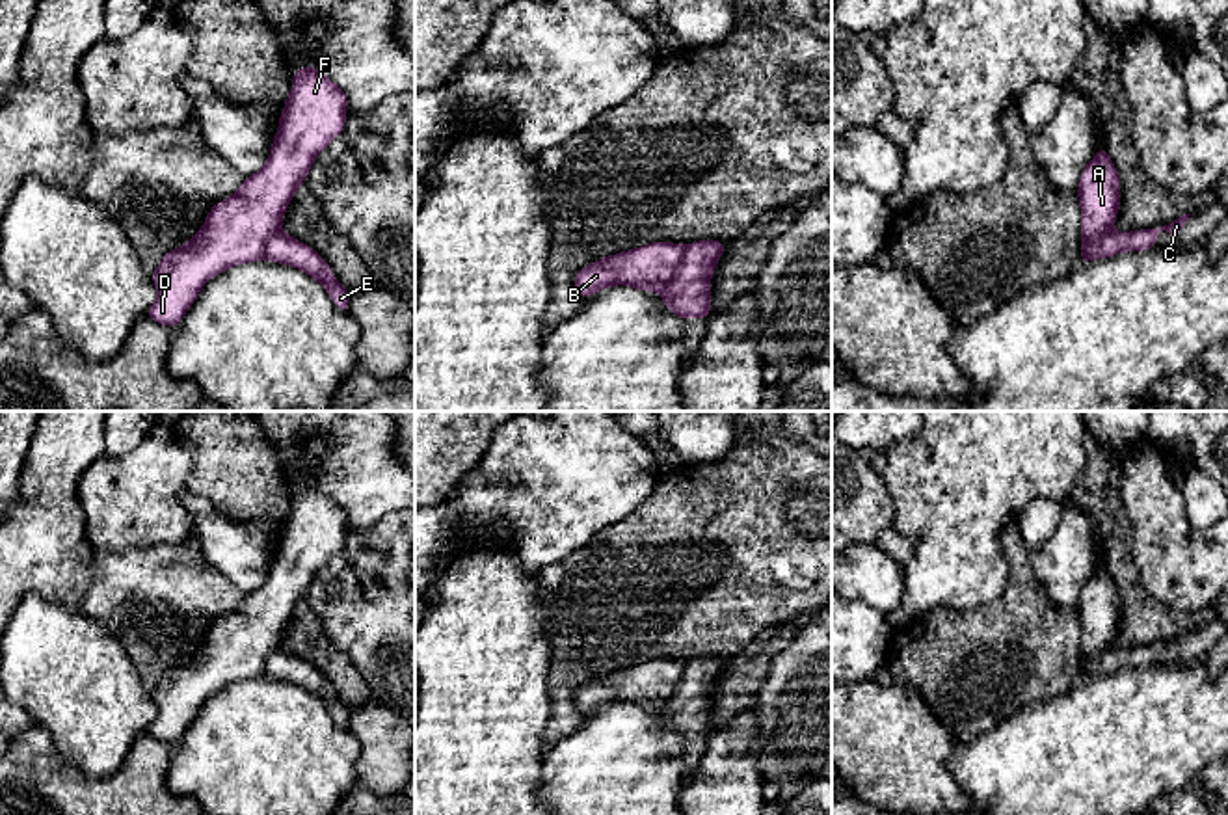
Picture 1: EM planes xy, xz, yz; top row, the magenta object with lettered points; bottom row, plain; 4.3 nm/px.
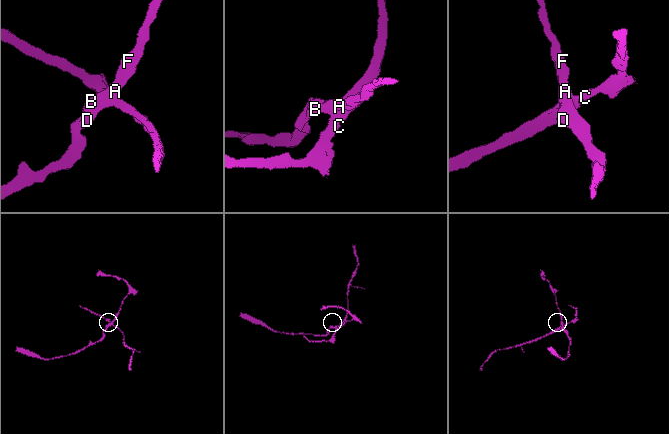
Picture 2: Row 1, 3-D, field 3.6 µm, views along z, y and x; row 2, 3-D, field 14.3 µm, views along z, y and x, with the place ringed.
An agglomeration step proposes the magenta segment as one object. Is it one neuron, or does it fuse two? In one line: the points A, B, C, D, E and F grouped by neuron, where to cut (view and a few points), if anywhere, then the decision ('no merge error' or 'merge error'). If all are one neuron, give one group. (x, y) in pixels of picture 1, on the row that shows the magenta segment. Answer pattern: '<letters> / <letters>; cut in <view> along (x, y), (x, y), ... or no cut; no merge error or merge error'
A B D F / C E; cut in xz along (685, 246), (678, 270), (661, 291); merge error

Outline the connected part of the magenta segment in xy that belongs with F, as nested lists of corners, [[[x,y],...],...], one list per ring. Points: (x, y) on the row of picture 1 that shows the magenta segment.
[[[316,67],[294,69],[292,89],[281,110],[266,164],[238,192],[208,212],[205,225],[182,246],[169,249],[151,275],[158,296],[147,311],[156,324],[177,327],[208,279],[223,270],[266,259],[266,242],[281,231],[281,220],[294,192],[303,186],[316,156],[340,134],[346,123],[348,95]]]

